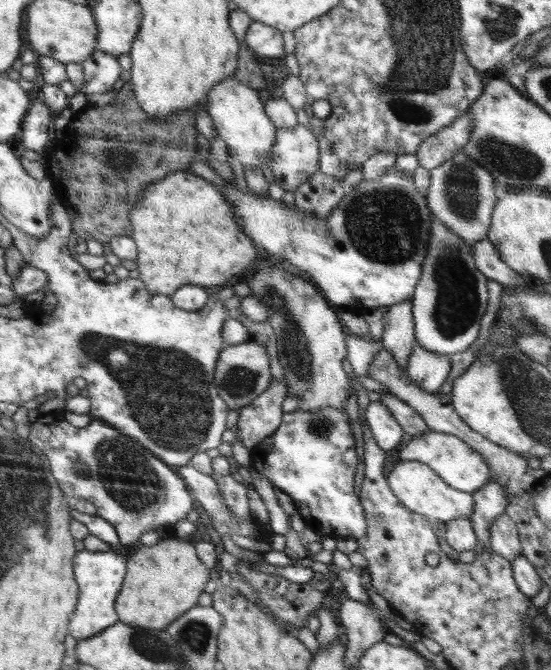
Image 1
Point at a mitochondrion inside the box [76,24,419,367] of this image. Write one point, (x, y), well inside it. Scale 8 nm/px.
(132, 163)

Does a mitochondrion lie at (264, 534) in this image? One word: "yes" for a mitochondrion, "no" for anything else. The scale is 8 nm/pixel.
no

